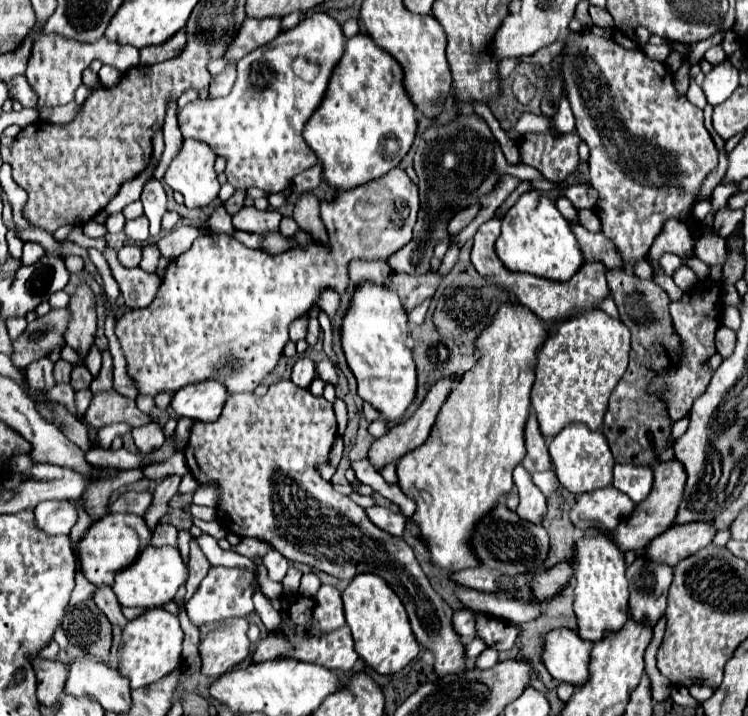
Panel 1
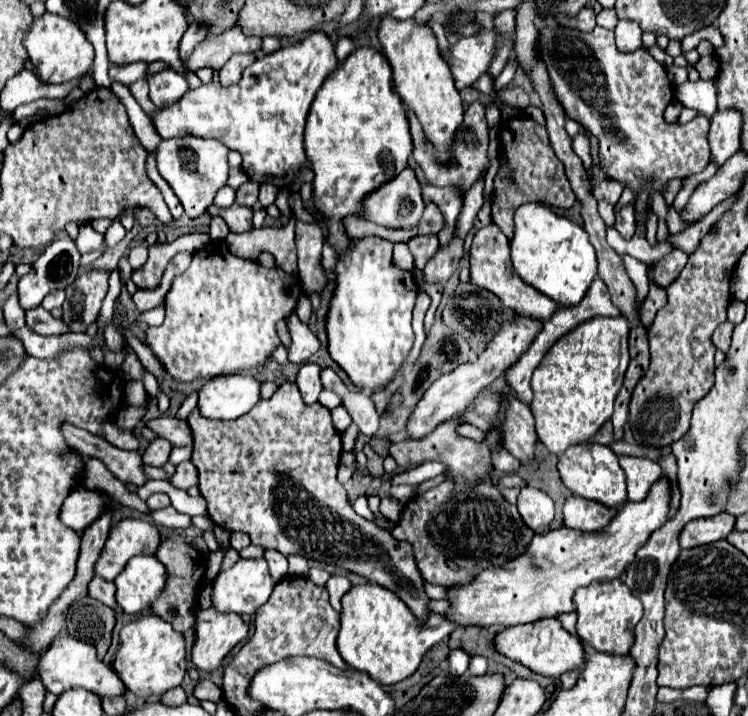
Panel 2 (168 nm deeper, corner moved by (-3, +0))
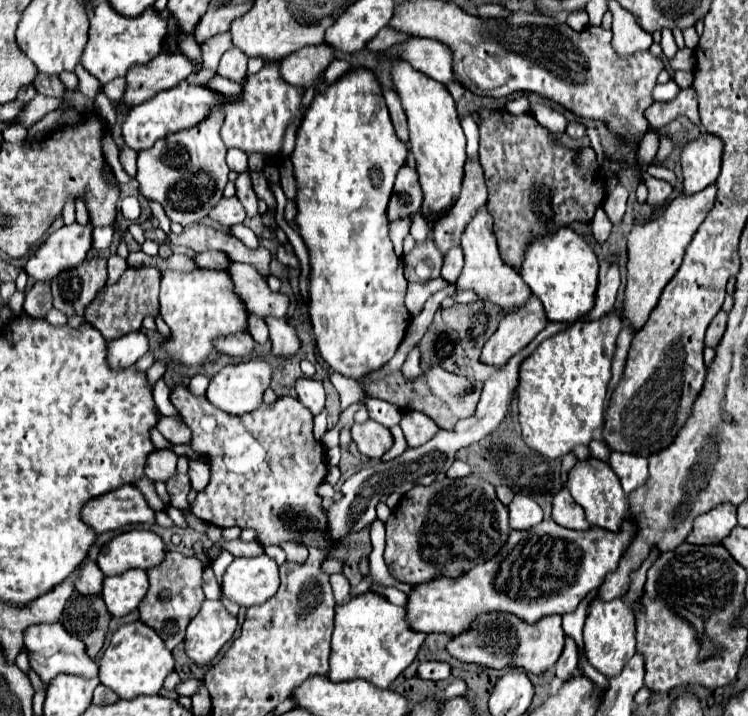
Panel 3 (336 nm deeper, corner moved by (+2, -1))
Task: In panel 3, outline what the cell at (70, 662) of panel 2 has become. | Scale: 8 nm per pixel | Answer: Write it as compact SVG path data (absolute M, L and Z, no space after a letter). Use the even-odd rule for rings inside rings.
M61 622L29 626L23 634L23 642L25 642L27 652L29 652L31 668L41 676L41 680L45 684L49 684L51 678L55 678L55 674L79 674L79 676L85 676L85 678L97 674L97 664L85 654L83 642L79 638L71 636L63 628Z

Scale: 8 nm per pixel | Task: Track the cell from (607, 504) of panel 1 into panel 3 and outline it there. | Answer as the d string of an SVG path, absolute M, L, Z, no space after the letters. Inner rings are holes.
M563 488L553 498L553 520L559 526L571 528L571 530L589 530L589 522L585 520L583 508L571 498L569 490Z

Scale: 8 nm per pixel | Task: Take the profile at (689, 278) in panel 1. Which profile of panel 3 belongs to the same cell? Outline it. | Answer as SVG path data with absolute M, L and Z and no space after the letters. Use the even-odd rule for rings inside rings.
M715 186L691 196L677 196L669 208L657 218L643 226L633 226L627 234L627 286L621 306L621 318L631 326L633 332L641 330L647 322L651 310L657 306L659 296L667 282L675 276L681 266L685 248L689 246L693 234L701 226L703 218L709 214L715 198Z

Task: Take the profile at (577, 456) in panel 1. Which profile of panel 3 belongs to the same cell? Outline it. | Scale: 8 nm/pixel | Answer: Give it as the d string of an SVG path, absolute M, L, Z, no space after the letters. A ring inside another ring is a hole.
M587 458L575 464L575 468L569 472L569 482L567 488L573 496L573 500L585 510L585 518L591 526L599 526L605 528L609 532L619 532L623 518L627 516L627 496L623 492L623 488L619 486L619 478L615 478L611 466L607 466L607 462L595 460L595 458Z

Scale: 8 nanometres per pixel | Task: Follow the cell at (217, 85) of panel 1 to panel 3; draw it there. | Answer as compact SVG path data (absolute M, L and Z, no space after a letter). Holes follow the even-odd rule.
M229 48L223 54L217 72L223 78L229 78L233 82L241 82L245 78L245 72L247 72L247 58L243 58L243 54L239 54L239 50Z

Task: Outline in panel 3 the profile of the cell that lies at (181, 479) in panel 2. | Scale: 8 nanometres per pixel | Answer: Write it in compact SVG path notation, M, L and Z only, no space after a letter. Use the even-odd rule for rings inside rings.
M189 462L189 478L191 478L191 486L193 490L203 490L209 484L209 476L211 476L211 468L205 462Z

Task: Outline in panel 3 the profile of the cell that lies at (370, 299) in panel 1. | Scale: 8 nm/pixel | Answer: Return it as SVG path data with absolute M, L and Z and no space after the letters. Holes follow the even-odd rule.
M365 68L351 70L327 86L323 94L315 94L301 120L291 154L297 182L295 224L309 250L309 318L317 350L333 370L357 380L393 358L411 322L411 314L403 304L407 292L403 262L393 252L385 214L397 170L405 164L405 158L407 146L395 134L379 82Z

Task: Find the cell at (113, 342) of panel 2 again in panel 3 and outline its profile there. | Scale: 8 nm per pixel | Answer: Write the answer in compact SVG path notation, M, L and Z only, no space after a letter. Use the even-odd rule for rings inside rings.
M153 266L143 268L127 268L117 284L103 286L97 298L87 306L85 320L95 326L105 340L117 340L123 336L123 330L141 330L141 322L145 316L159 316L159 282L161 272Z

